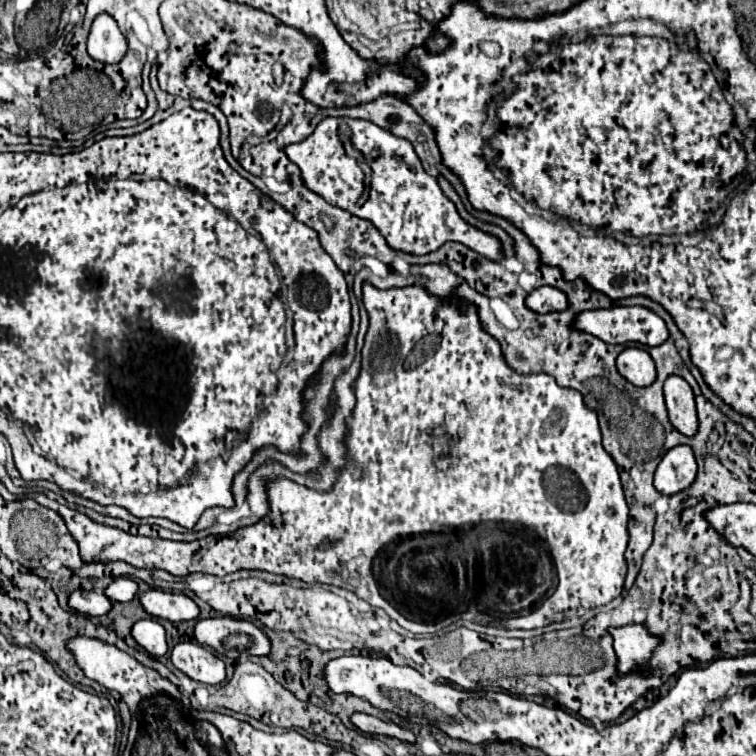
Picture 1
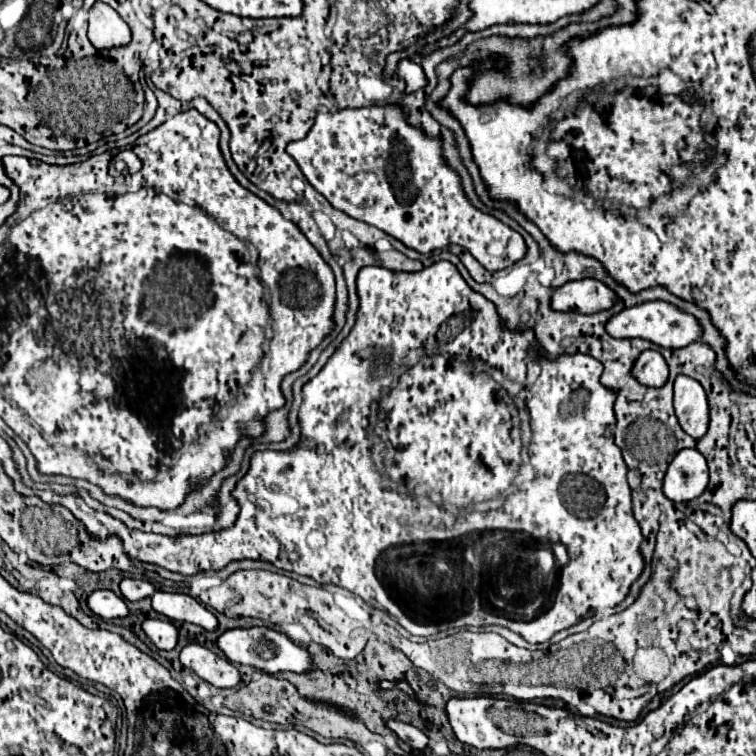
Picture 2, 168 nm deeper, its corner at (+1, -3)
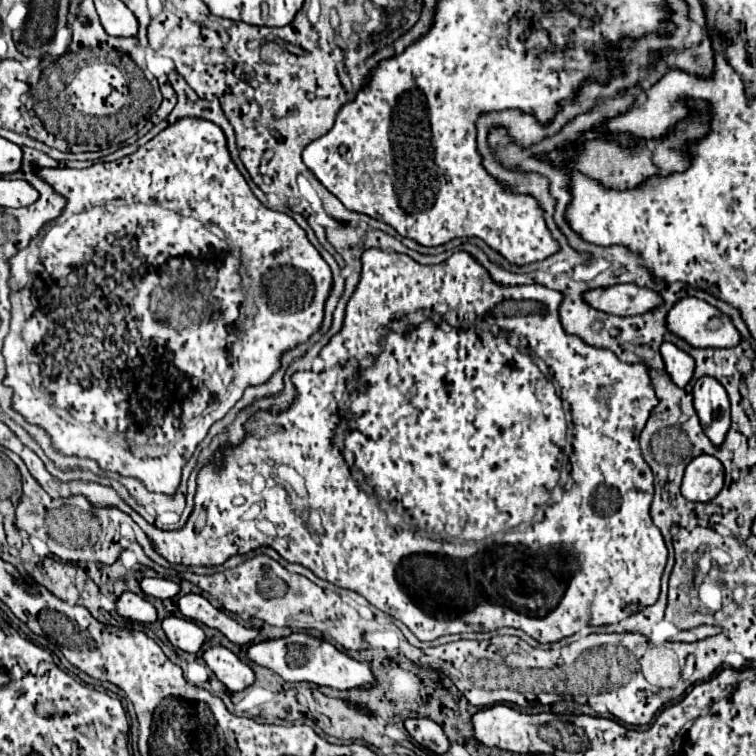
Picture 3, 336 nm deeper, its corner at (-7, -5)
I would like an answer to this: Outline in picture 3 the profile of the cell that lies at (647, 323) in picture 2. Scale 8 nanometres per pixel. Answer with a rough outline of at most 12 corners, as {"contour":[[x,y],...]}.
{"contour":[[684,297],[666,313],[692,347],[734,347],[740,335],[716,307]]}

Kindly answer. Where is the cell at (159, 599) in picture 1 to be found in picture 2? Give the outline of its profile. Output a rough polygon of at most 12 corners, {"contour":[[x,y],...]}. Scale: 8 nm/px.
{"contour":[[156,591],[154,611],[178,623],[218,629],[216,615],[190,595]]}

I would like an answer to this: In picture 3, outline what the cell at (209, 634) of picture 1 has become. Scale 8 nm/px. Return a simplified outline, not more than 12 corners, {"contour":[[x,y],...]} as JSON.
{"contour":[[292,633],[246,645],[286,681],[364,687],[370,667],[334,645]]}

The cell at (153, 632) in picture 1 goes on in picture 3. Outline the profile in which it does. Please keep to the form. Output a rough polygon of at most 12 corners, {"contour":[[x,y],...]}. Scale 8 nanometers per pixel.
{"contour":[[166,617],[162,629],[182,651],[196,653],[204,643],[198,623]]}

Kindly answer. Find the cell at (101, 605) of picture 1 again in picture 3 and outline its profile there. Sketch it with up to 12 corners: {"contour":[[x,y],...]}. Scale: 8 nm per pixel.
{"contour":[[122,593],[116,613],[138,623],[154,623],[156,609],[140,595]]}

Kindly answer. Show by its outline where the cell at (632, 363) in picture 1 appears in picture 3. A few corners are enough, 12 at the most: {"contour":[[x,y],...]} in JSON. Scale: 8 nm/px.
{"contour":[[662,343],[666,373],[678,387],[692,379],[694,359]]}

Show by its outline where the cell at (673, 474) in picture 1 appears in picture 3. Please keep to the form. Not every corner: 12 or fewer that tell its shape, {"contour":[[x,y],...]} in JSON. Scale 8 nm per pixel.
{"contour":[[712,455],[694,457],[682,479],[688,501],[710,501],[724,483]]}

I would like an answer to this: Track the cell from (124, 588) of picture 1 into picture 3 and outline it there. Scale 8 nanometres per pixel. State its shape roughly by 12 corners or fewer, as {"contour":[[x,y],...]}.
{"contour":[[142,579],[148,597],[168,599],[180,591],[170,579]]}

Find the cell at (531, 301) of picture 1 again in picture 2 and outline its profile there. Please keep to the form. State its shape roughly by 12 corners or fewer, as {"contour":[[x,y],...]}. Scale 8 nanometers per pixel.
{"contour":[[598,279],[570,281],[552,309],[598,313],[618,295]]}

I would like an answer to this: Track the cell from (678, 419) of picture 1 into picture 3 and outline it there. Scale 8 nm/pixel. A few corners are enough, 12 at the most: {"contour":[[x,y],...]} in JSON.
{"contour":[[714,377],[694,383],[694,409],[706,437],[720,445],[730,401]]}

